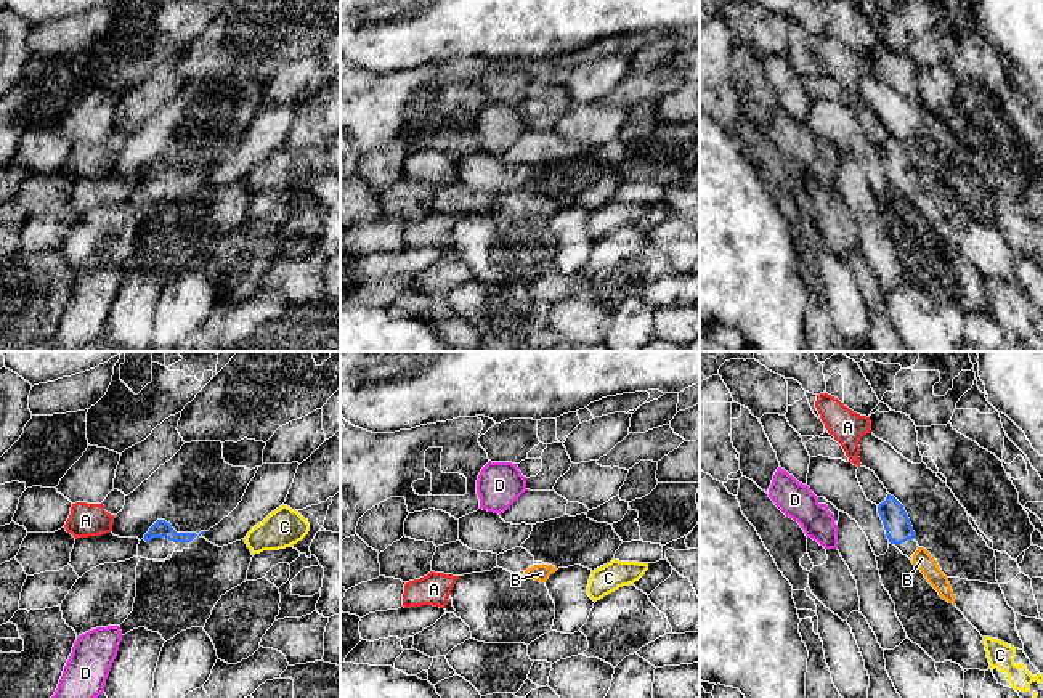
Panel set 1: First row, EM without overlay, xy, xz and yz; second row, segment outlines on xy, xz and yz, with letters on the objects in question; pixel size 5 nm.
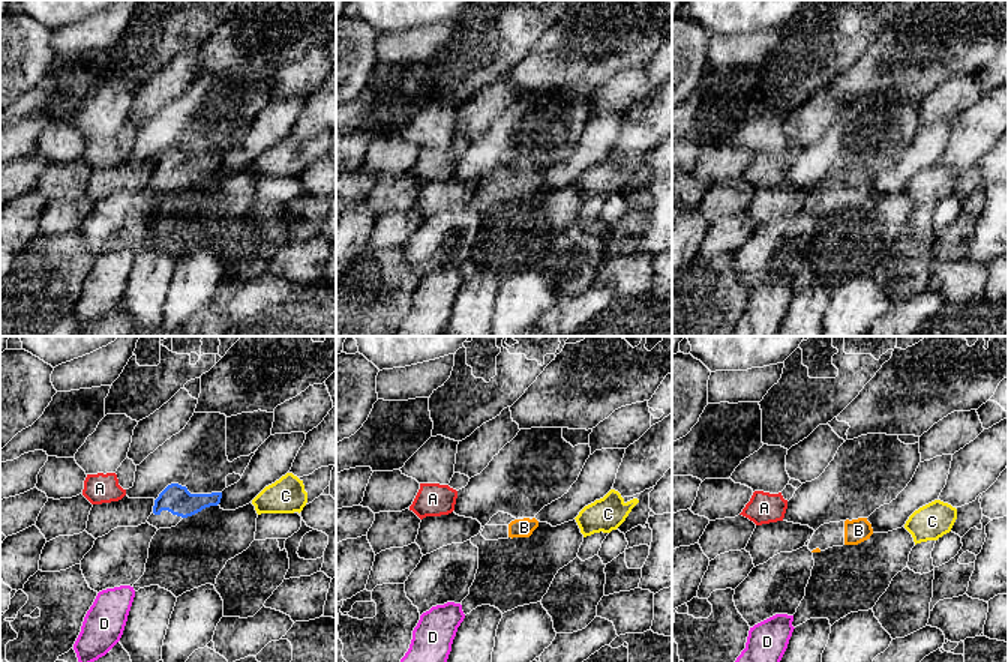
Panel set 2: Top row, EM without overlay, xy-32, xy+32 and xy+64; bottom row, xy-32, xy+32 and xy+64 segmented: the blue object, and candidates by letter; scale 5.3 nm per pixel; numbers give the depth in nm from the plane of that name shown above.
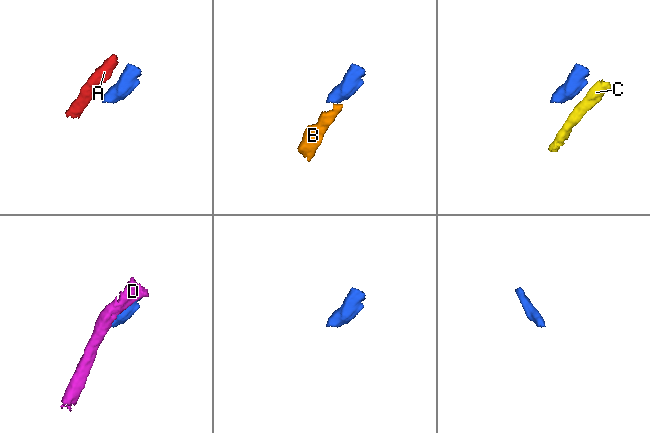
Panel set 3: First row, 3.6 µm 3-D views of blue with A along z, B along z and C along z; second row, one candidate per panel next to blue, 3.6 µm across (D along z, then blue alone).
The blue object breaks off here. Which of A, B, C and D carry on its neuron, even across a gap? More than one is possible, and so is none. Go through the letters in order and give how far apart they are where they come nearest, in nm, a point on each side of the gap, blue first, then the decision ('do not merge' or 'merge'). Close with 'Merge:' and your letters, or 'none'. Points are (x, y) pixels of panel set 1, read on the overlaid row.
A: 160 nm | xy (143, 538), (111, 530) | do not merge
B: 50 nm | yz (913, 538), (918, 547) | merge
C: 200 nm | xy (204, 531), (244, 538) | do not merge
D: 220 nm | yz (878, 512), (836, 525) | do not merge
Merge: B

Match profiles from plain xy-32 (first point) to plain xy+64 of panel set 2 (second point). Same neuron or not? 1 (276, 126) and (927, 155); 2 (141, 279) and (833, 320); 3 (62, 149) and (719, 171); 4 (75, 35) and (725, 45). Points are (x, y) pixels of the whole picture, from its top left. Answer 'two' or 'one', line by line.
1: one
2: two
3: one
4: one

